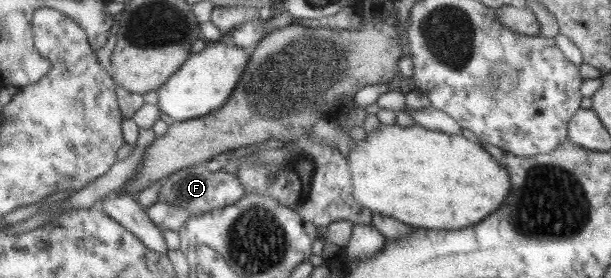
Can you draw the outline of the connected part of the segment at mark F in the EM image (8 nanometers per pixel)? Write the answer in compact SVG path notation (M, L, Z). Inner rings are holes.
M195 165L178 170L164 179L164 183L157 195L157 202L167 202L175 206L183 206L191 213L191 217L203 216L207 212L213 212L215 208L223 208L229 204L235 204L246 195L245 187L235 174L229 174L223 170L209 171L206 165Z

